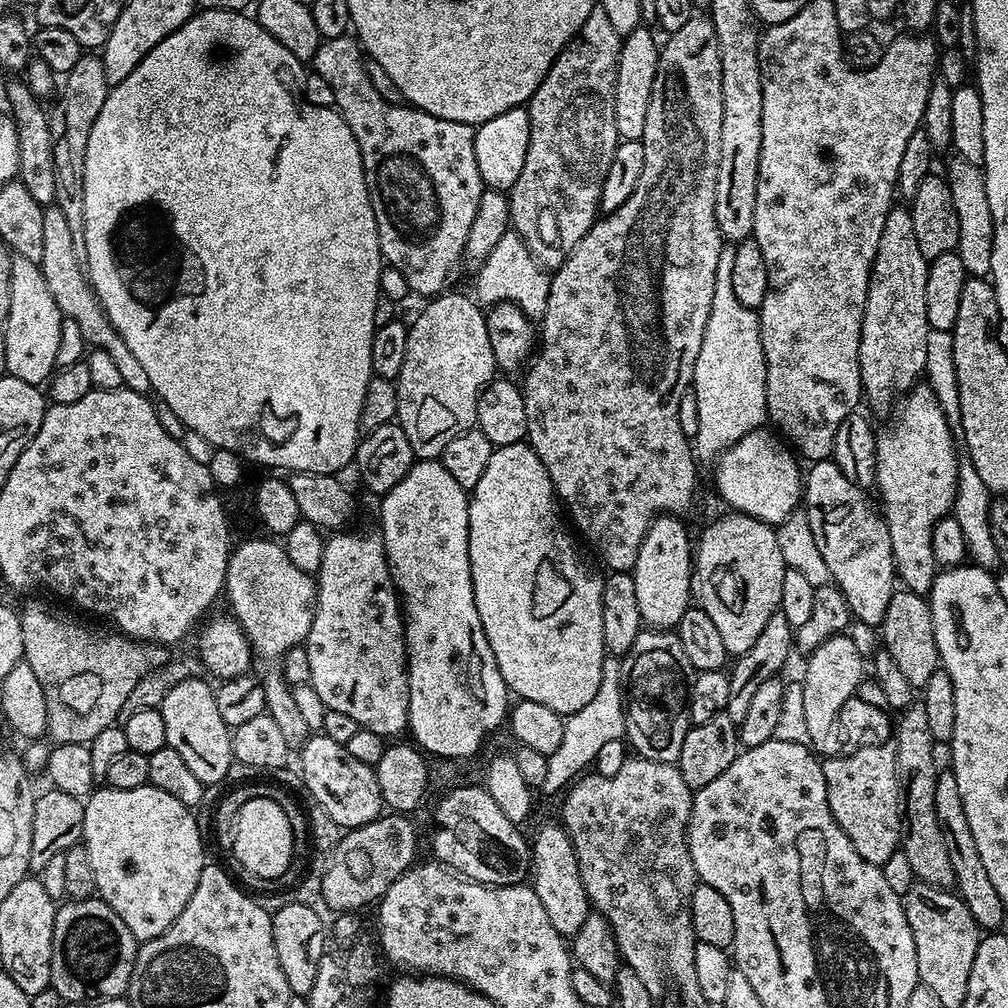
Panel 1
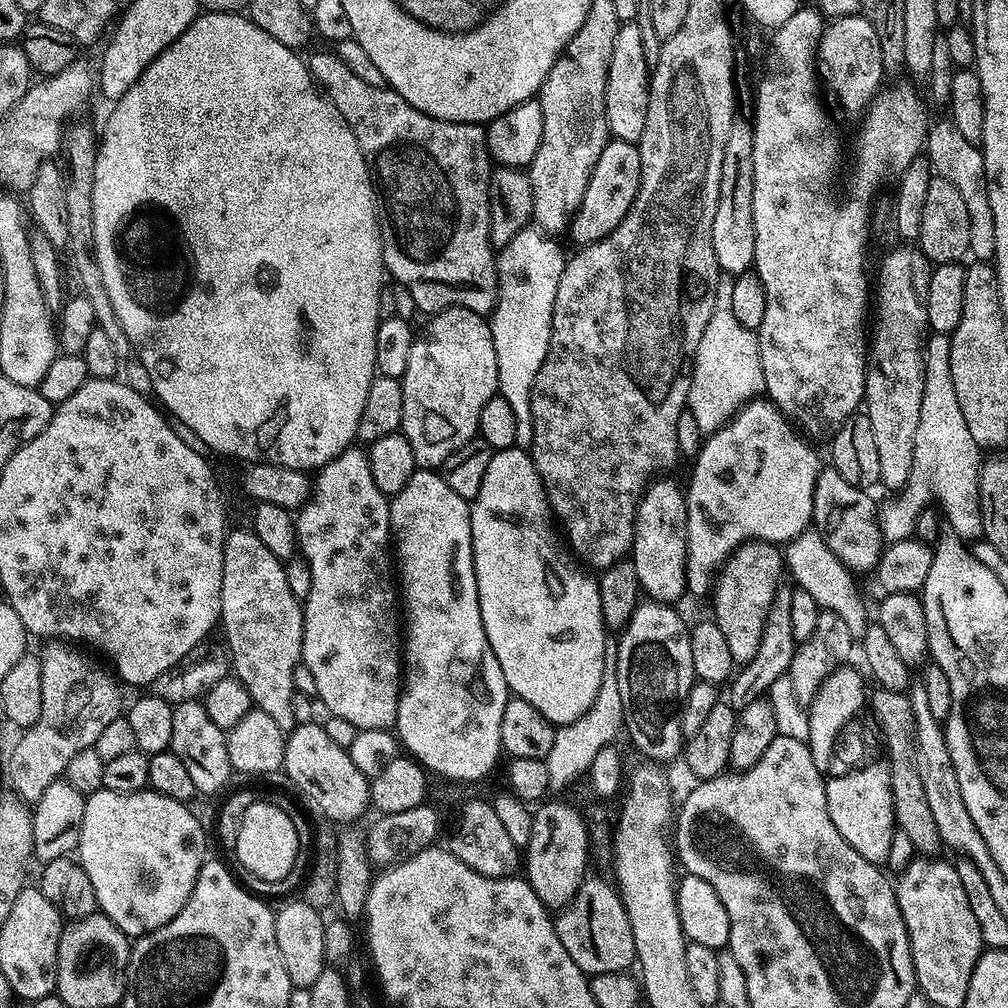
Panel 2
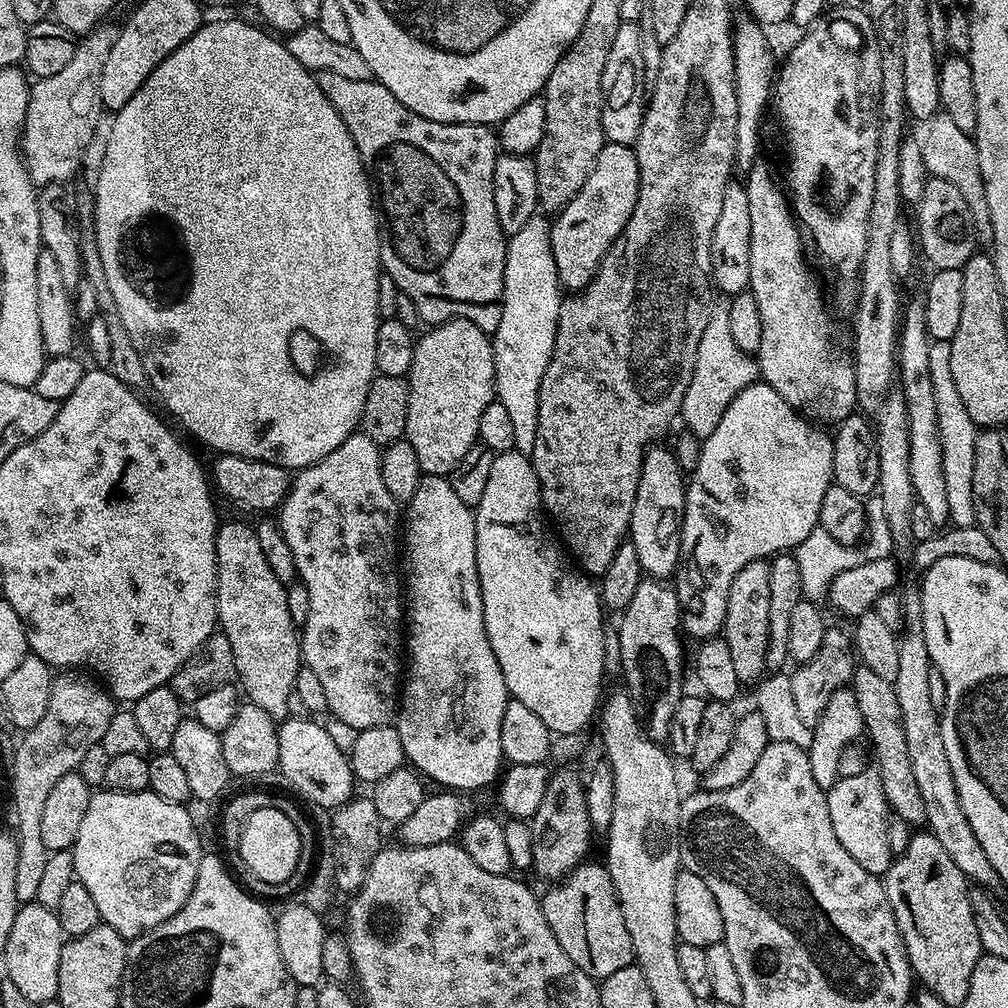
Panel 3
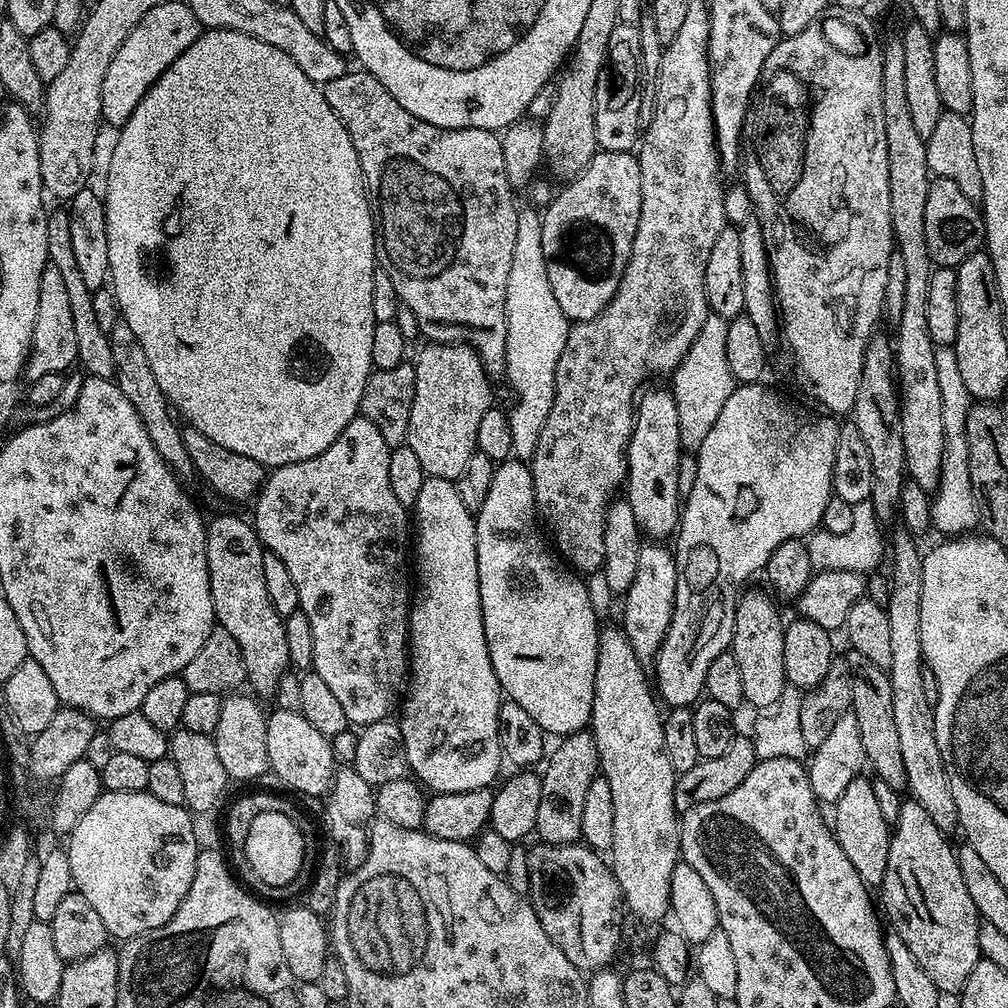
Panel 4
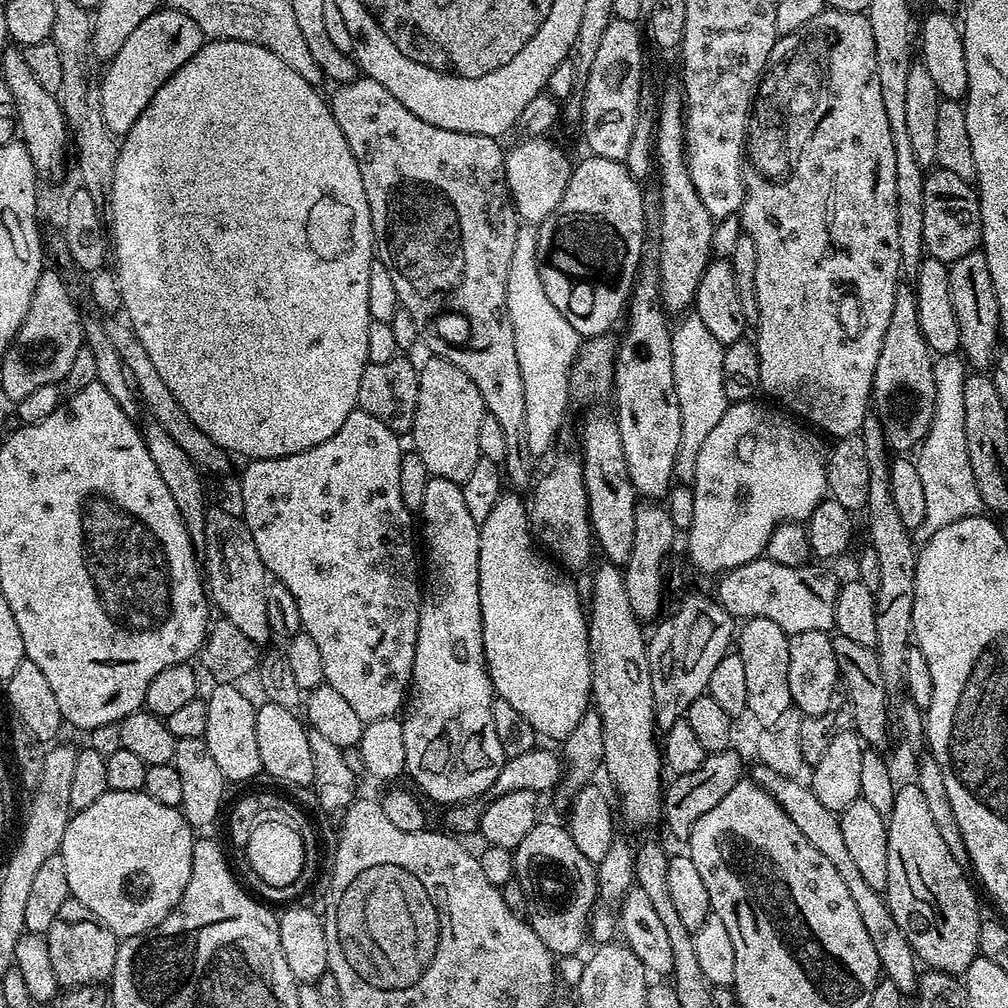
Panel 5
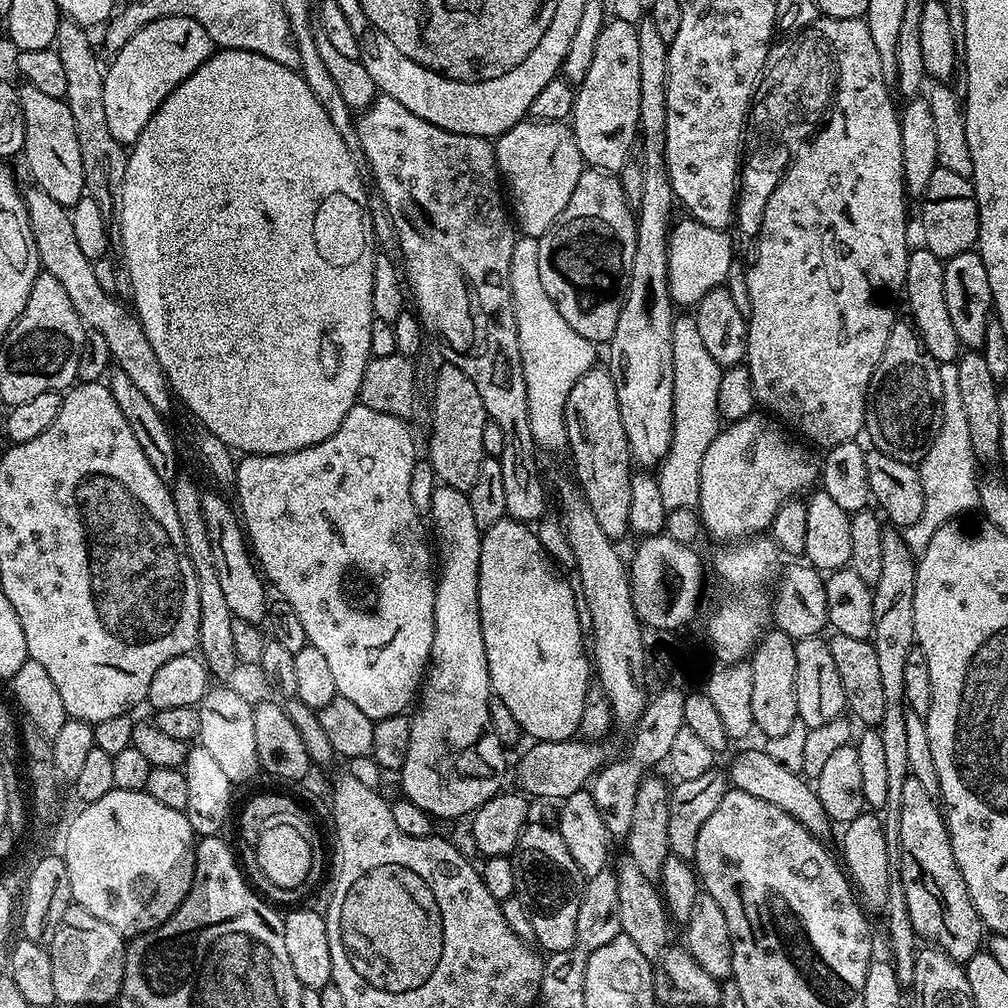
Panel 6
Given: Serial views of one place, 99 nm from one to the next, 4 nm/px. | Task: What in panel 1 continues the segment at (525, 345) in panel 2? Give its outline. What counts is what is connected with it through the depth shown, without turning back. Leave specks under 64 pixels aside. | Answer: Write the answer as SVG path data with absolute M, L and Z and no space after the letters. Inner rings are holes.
M508 230L502 234L497 246L490 251L486 262L482 262L475 276L474 296L481 305L512 303L520 307L531 321L539 322L544 319L546 302L550 294L550 276L544 267L533 258L526 242L516 231Z

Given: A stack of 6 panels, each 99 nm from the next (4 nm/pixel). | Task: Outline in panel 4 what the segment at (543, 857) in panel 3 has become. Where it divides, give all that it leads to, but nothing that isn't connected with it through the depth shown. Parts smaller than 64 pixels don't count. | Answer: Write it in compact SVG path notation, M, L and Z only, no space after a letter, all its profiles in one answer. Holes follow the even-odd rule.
M591 731L574 732L563 737L556 749L549 751L542 782L542 802L538 802L538 822L535 835L546 844L575 844L580 840L582 830L582 805L590 782L600 772L600 755L596 749Z

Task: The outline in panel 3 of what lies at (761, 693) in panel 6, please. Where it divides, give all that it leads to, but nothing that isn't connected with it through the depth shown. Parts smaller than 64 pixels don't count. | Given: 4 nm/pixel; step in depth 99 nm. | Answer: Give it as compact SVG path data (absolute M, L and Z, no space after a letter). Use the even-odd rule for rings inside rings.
M755 560L742 570L738 570L738 578L734 578L734 586L730 586L730 598L726 602L726 622L722 639L726 646L730 646L730 655L732 655L733 665L741 685L748 686L751 680L753 682L761 679L762 673L766 668L766 650L768 649L768 639L770 638L770 563L768 560Z

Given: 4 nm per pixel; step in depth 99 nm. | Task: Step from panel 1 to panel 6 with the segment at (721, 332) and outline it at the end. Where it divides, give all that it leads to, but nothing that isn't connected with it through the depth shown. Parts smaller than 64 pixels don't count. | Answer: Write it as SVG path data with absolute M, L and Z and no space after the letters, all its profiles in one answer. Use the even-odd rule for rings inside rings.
M677 315L672 321L672 365L674 366L674 418L672 441L658 465L658 490L662 490L662 506L666 509L693 508L700 503L702 458L710 450L710 442L719 434L722 417L718 410L718 382L721 366L706 350L695 315Z

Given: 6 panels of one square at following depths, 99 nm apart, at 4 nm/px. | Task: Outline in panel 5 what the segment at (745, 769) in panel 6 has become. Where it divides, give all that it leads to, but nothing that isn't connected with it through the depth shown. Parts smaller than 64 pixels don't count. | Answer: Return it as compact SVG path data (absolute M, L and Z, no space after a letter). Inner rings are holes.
M755 763L754 768L750 770L750 778L753 783L764 788L780 806L785 810L787 816L794 826L798 828L807 838L815 849L818 849L825 855L835 870L841 875L846 885L846 890L850 890L850 898L854 898L854 906L858 909L858 914L862 922L866 925L866 931L870 933L870 938L874 942L874 951L878 954L880 971L890 981L894 982L898 990L903 994L909 992L915 993L918 988L918 957L912 949L912 944L906 938L906 934L894 922L894 914L890 914L888 901L874 886L870 886L862 878L862 874L855 866L855 861L847 849L846 841L842 838L842 828L839 815L827 810L814 794L811 787L799 779L786 777L776 770L762 764Z

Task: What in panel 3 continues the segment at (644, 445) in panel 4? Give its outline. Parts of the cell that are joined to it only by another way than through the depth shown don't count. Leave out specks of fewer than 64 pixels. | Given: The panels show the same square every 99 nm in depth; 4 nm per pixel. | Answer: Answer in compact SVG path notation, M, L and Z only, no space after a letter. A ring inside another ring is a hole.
M653 446L644 453L642 470L638 478L638 494L634 498L634 510L630 518L628 535L634 550L638 550L638 562L641 573L652 578L668 578L675 573L680 563L680 535L684 525L684 493L686 491L686 473L679 468L671 447Z

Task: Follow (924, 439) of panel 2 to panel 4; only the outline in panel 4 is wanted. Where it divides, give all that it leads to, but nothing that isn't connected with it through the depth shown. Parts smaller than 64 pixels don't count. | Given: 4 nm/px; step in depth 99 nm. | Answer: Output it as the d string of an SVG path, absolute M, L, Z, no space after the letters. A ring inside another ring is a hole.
M937 347L934 354L934 367L938 374L938 387L942 394L942 422L946 426L946 446L942 460L940 486L932 496L932 528L945 532L948 538L955 538L971 533L972 528L981 523L980 506L976 502L976 491L970 482L970 462L966 446L966 418L968 409L974 401L966 390L966 382L958 367L958 354L955 347Z

